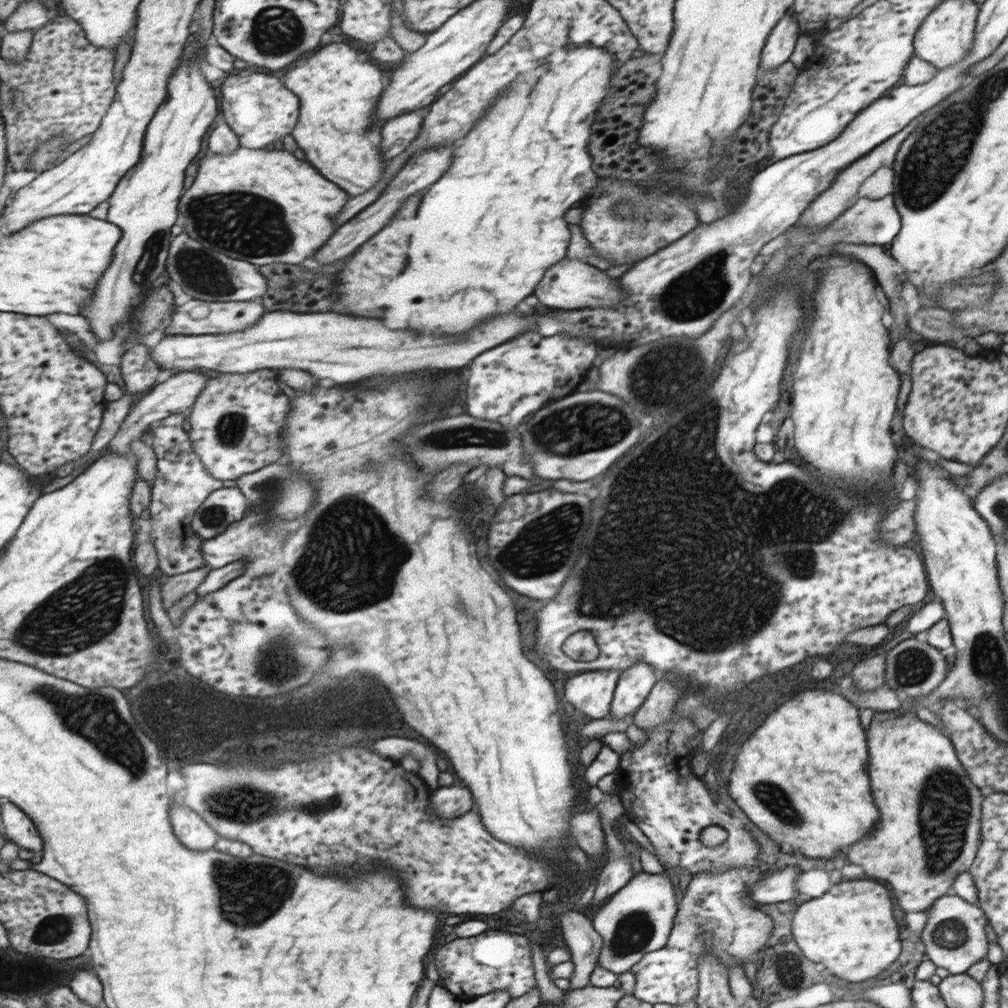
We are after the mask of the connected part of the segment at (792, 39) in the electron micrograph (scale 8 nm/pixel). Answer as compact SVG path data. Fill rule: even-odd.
M786 14L779 20L779 23L771 30L764 49L762 49L762 68L765 71L776 69L786 63L801 37L798 23Z

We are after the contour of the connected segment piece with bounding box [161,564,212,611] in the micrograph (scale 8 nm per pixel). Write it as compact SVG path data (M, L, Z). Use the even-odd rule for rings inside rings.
M206 564L206 566L202 568L185 574L170 575L168 582L166 582L166 584L161 584L161 597L165 609L168 611L179 598L196 590L198 586L204 582L211 569L212 568Z

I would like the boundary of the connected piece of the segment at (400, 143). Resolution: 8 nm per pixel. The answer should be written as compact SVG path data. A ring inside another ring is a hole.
M416 112L399 114L384 122L378 128L378 131L382 133L381 153L384 160L389 161L404 152L419 135L422 123L422 116Z

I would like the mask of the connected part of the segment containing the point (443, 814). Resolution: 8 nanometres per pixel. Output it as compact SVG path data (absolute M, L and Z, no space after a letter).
M439 786L430 796L430 808L440 818L458 818L474 806L472 793L468 787Z

